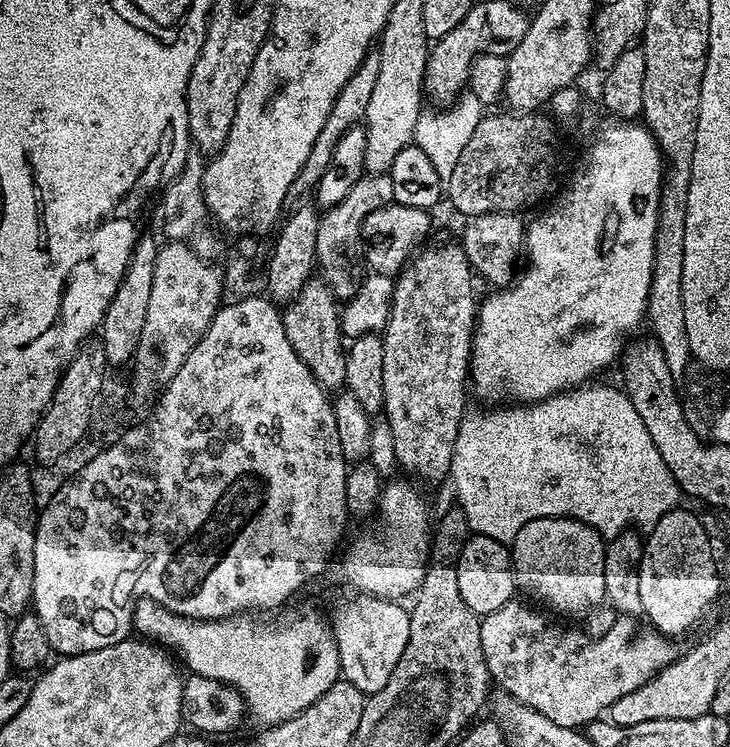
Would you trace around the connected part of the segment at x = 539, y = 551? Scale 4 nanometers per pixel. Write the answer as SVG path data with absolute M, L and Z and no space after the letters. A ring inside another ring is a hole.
M571 516L534 518L534 522L526 522L526 526L518 530L510 551L517 589L545 600L553 613L580 616L605 603L606 540L590 525L573 520Z

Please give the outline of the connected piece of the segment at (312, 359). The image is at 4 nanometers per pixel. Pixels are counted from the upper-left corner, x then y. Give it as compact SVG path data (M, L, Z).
M324 278L308 280L282 312L290 346L294 346L298 358L306 362L310 374L314 374L314 378L328 390L339 389L346 378L348 353L345 337L340 331L340 314L337 298Z

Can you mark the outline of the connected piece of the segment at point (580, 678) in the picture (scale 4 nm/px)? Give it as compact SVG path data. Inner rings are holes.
M512 599L506 606L494 610L480 621L482 634L482 654L488 667L489 677L500 683L503 691L509 692L518 702L526 702L538 714L550 718L550 722L558 722L558 726L583 729L594 720L599 720L607 713L608 708L622 694L630 694L638 690L654 674L658 674L678 655L673 641L655 630L640 632L632 640L632 628L624 622L617 622L605 637L589 640L586 632L579 627L563 628L551 620L551 615L543 616L536 608L528 604L519 604L519 599Z

